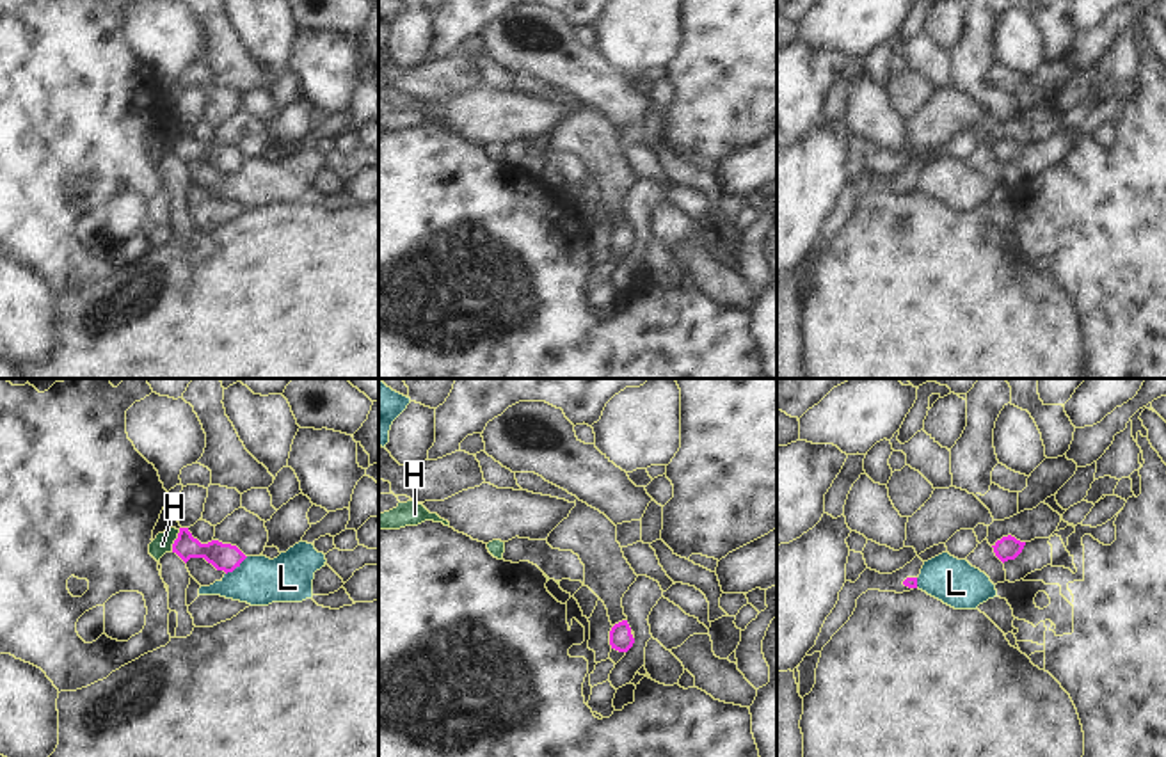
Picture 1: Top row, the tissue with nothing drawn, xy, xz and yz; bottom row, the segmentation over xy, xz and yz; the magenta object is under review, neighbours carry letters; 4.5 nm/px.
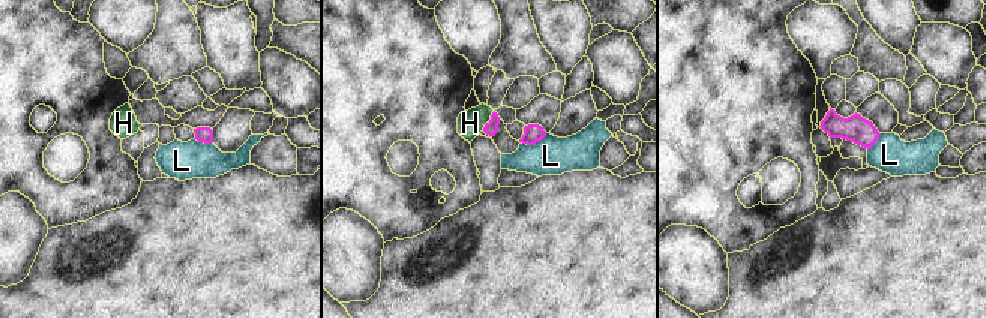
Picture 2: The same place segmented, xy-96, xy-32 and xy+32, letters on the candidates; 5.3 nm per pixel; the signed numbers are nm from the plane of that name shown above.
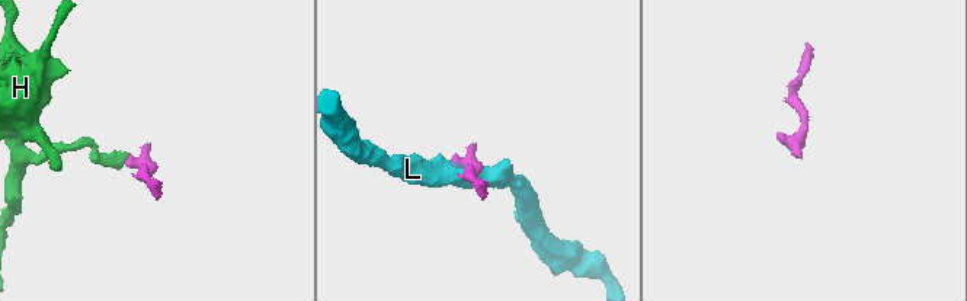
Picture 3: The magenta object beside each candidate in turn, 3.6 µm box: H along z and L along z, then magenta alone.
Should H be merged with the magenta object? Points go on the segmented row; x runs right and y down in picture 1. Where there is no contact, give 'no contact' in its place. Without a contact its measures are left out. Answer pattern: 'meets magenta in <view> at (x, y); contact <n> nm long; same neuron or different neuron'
meets magenta in xy at (175, 541); contact 100 nm long; different neuron

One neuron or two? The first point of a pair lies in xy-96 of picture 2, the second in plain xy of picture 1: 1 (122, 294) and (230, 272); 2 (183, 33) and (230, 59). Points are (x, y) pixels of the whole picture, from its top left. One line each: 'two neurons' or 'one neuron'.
1: one neuron
2: one neuron

